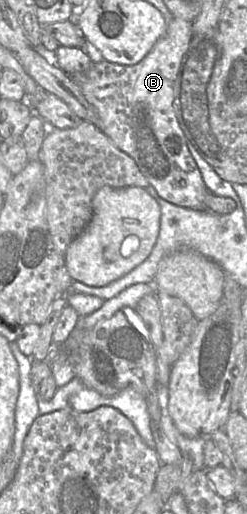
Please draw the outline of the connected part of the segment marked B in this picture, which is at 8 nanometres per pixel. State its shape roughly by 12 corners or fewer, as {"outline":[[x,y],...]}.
{"outline":[[193,22],[69,76],[161,198],[208,190],[174,107]]}

